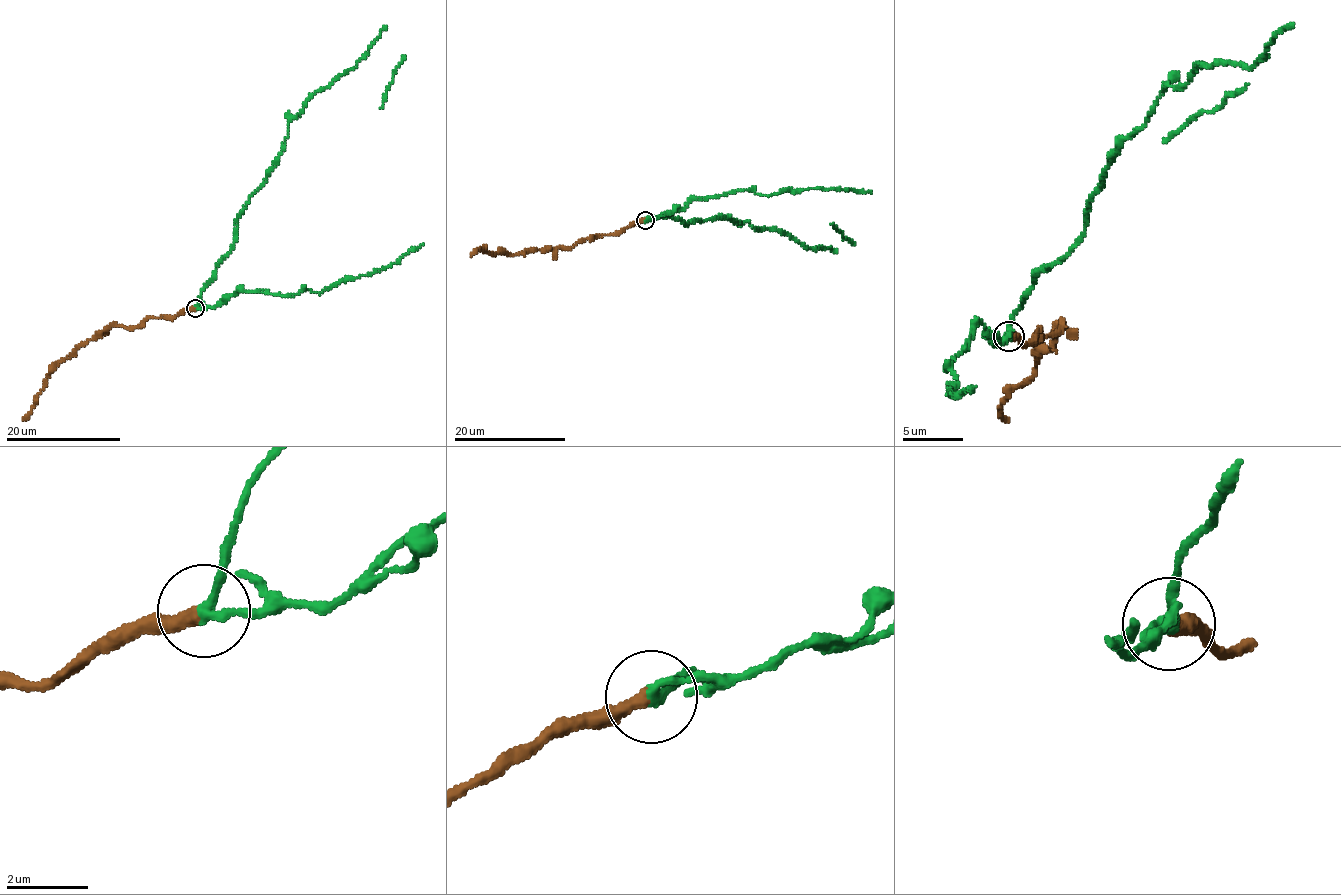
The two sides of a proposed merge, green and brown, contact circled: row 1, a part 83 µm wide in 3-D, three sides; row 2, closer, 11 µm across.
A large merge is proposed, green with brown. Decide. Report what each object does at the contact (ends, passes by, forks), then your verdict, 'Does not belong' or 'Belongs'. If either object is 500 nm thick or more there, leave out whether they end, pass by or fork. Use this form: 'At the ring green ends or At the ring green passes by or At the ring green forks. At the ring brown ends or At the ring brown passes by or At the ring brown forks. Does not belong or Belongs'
At the ring green passes by. At the ring brown ends. Does not belong

